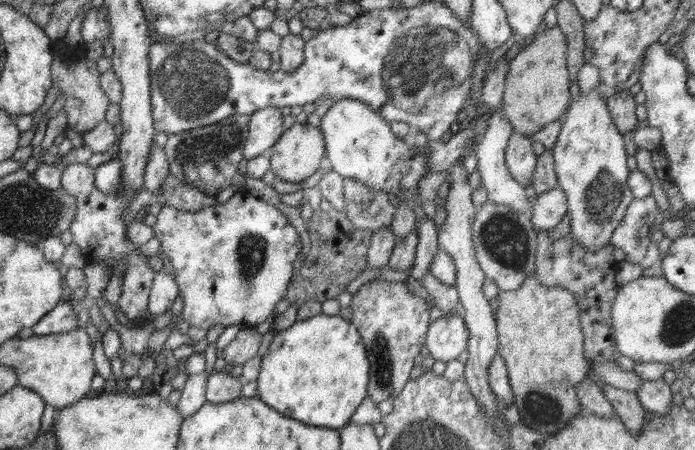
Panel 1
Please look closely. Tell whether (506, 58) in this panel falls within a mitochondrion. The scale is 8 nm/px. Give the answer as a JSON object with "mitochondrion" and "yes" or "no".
{"mitochondrion":"no"}

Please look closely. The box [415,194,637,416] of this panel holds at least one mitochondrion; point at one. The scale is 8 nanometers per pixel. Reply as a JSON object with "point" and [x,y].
{"point":[503,238]}

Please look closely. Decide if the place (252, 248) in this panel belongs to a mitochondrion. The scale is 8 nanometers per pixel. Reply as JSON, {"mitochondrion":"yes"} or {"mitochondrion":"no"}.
{"mitochondrion":"yes"}

